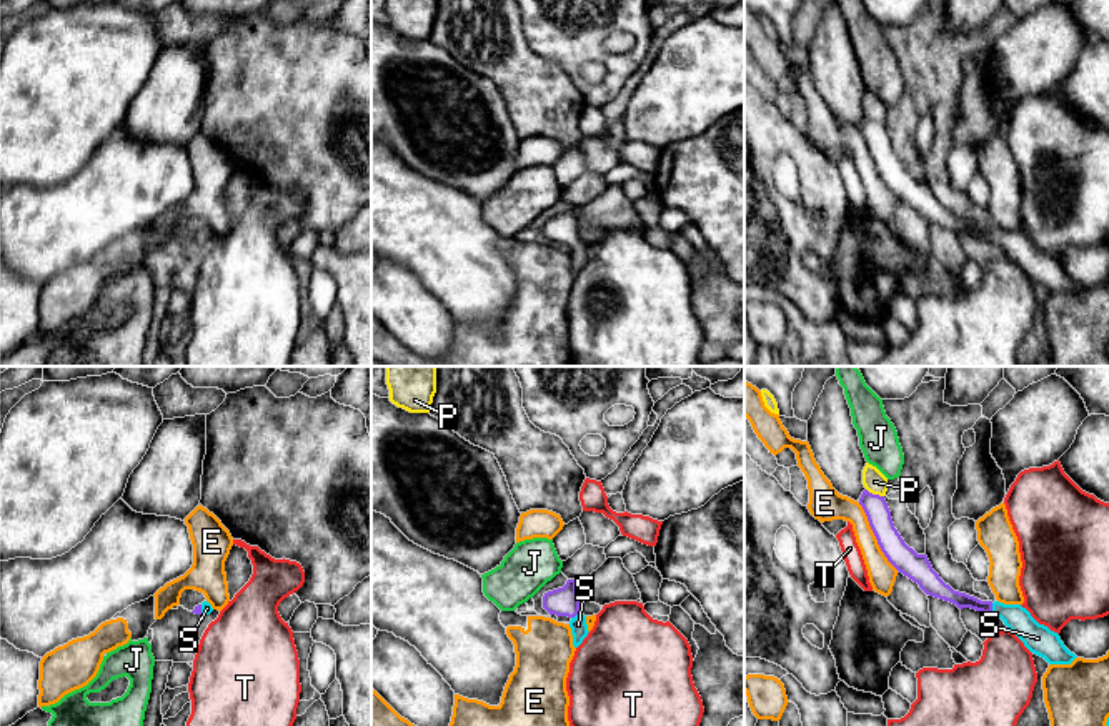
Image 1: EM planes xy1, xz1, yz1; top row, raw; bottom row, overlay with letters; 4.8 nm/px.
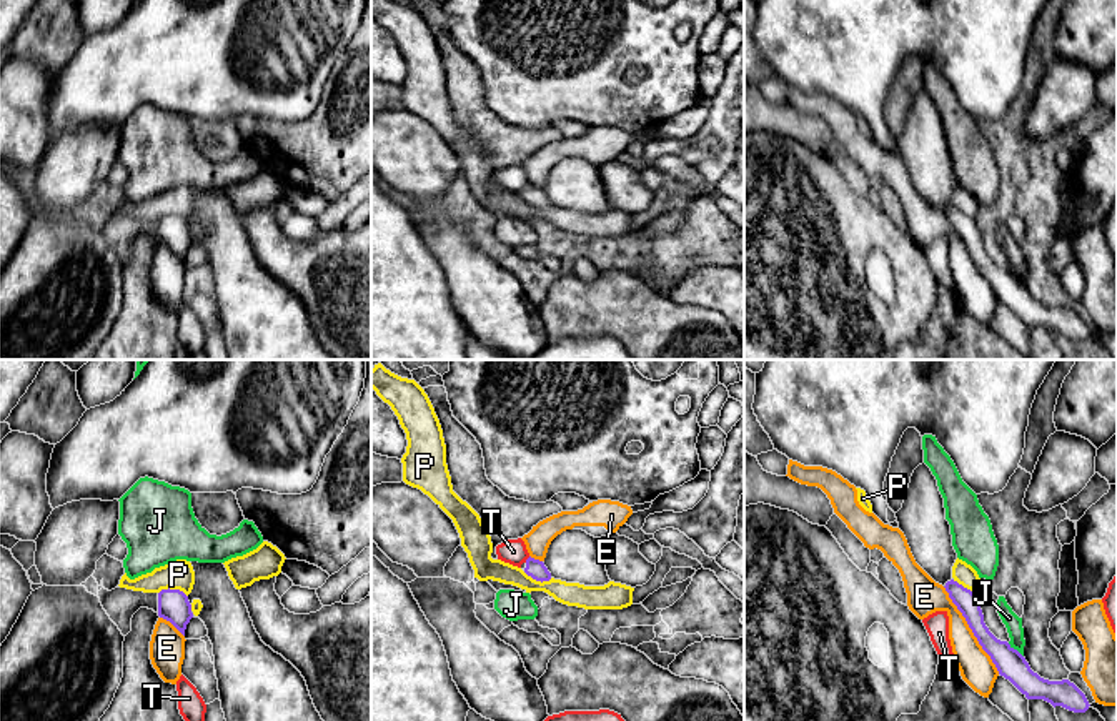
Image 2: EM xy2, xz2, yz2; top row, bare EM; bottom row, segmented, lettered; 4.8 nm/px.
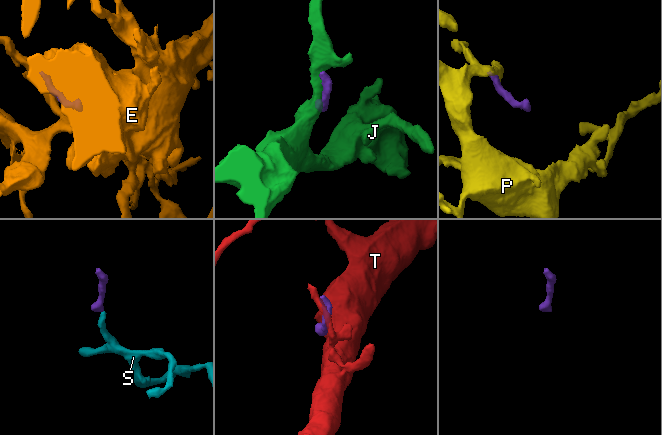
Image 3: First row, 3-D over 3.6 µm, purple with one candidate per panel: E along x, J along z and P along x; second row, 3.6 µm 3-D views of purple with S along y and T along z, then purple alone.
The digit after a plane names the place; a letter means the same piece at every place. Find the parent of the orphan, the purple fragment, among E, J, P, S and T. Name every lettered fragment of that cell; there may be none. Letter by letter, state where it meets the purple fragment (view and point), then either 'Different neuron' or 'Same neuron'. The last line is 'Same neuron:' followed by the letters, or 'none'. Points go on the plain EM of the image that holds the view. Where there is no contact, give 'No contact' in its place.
E: Touches purple at yz2 (971, 255). Different neuron
J: Touches purple at yz2 (1016, 277). Different neuron
P: Touches purple at xy2 (173, 217). Different neuron
S: Touches purple at yz1 (991, 235). Same neuron
T: Touches purple at xz2 (526, 187). Different neuron
Same neuron: S

